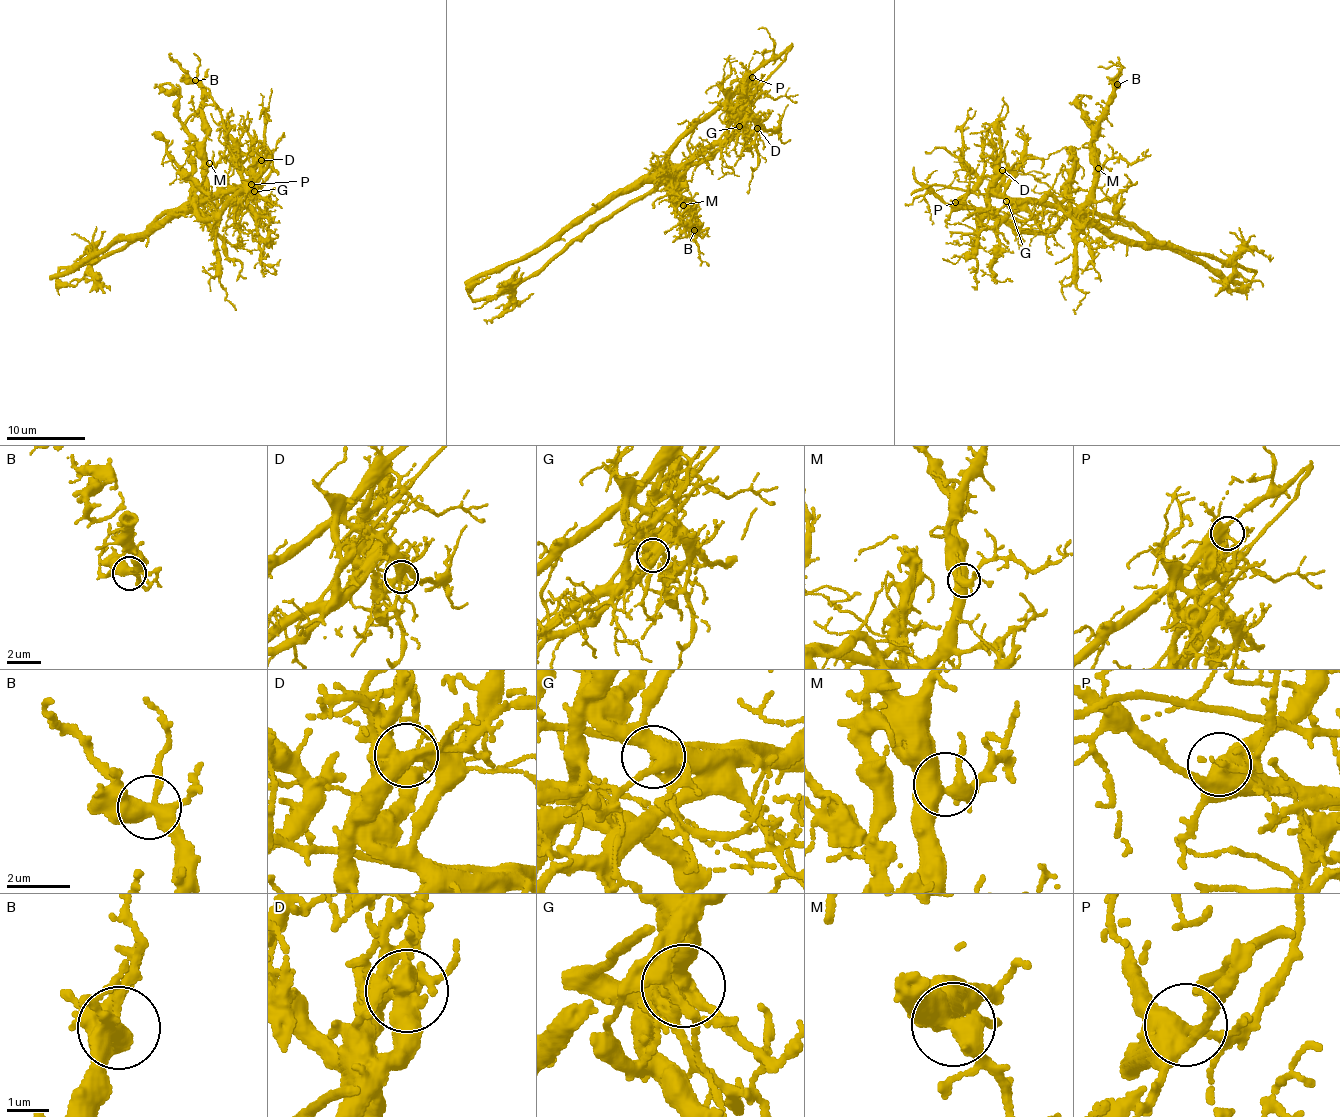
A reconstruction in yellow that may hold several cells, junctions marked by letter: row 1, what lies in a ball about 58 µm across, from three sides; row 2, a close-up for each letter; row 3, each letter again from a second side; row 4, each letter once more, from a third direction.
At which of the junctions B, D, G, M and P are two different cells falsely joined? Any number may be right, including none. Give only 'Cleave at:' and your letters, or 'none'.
Cleave at: D

